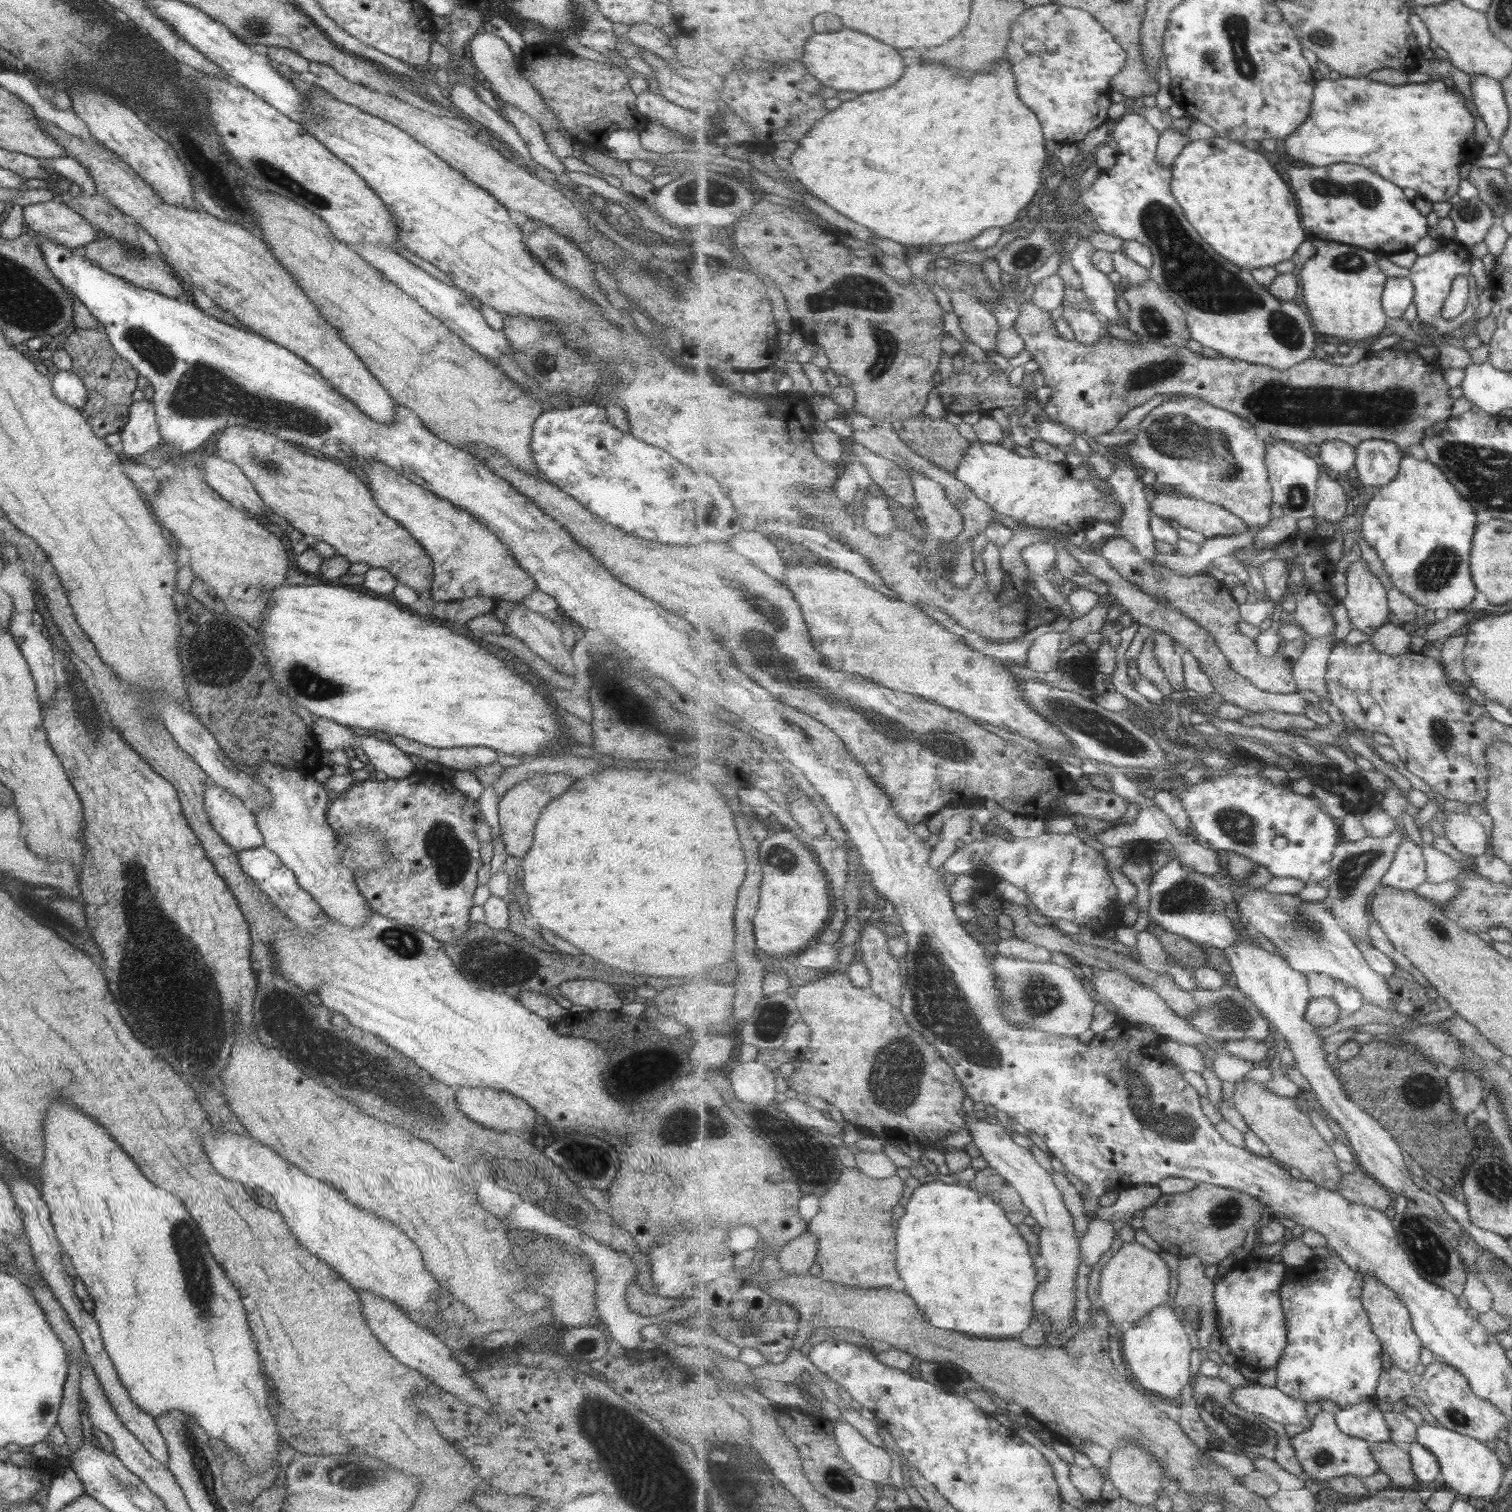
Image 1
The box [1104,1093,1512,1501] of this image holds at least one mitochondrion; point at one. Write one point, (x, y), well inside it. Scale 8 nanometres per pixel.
(1431, 1249)

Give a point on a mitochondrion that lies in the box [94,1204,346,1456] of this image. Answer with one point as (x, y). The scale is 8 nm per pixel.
(198, 1286)

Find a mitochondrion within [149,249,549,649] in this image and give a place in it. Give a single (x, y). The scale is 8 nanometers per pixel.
(270, 467)

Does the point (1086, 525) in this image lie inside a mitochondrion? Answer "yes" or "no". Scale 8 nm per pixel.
no

